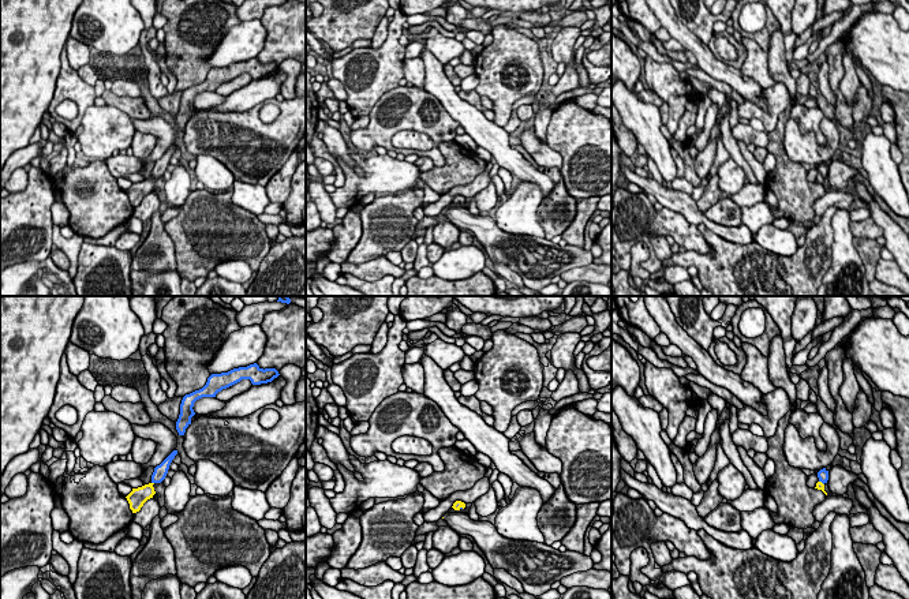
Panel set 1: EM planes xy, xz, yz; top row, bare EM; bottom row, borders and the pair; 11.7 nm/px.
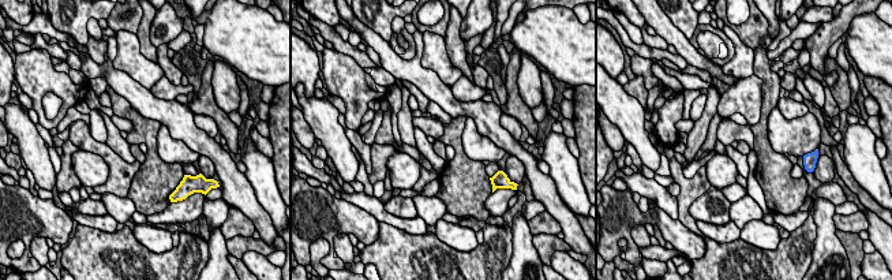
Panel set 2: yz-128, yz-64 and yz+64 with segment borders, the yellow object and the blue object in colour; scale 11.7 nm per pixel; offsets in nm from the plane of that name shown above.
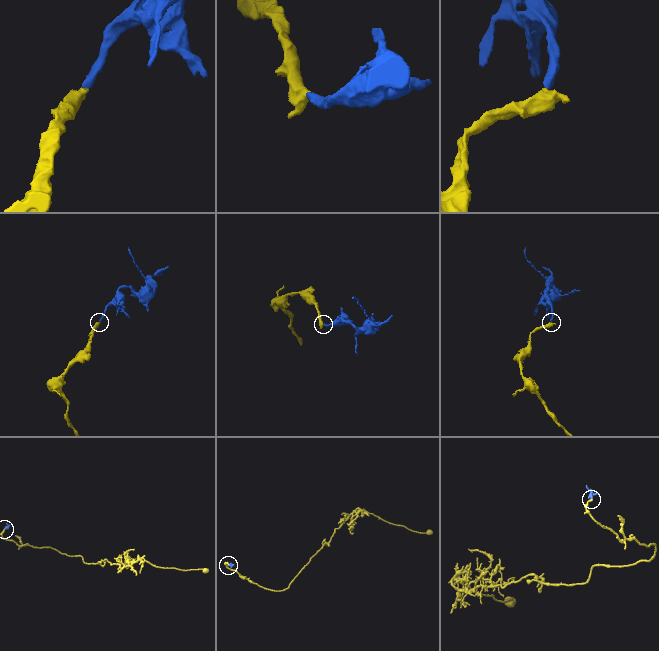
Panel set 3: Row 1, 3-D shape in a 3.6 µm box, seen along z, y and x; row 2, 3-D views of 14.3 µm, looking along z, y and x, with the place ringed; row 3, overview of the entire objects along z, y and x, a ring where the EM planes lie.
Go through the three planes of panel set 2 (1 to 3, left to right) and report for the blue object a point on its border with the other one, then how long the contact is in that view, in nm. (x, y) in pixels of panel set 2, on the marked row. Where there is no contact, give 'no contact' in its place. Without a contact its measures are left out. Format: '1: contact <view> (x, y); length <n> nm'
1: no contact
2: no contact
3: no contact

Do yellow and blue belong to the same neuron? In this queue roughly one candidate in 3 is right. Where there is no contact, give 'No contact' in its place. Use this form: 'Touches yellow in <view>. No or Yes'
Touches yellow in yz. Yes

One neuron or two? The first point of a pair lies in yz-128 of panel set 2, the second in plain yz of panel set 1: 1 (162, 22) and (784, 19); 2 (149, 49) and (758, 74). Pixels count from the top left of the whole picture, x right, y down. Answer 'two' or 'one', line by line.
1: two
2: two

